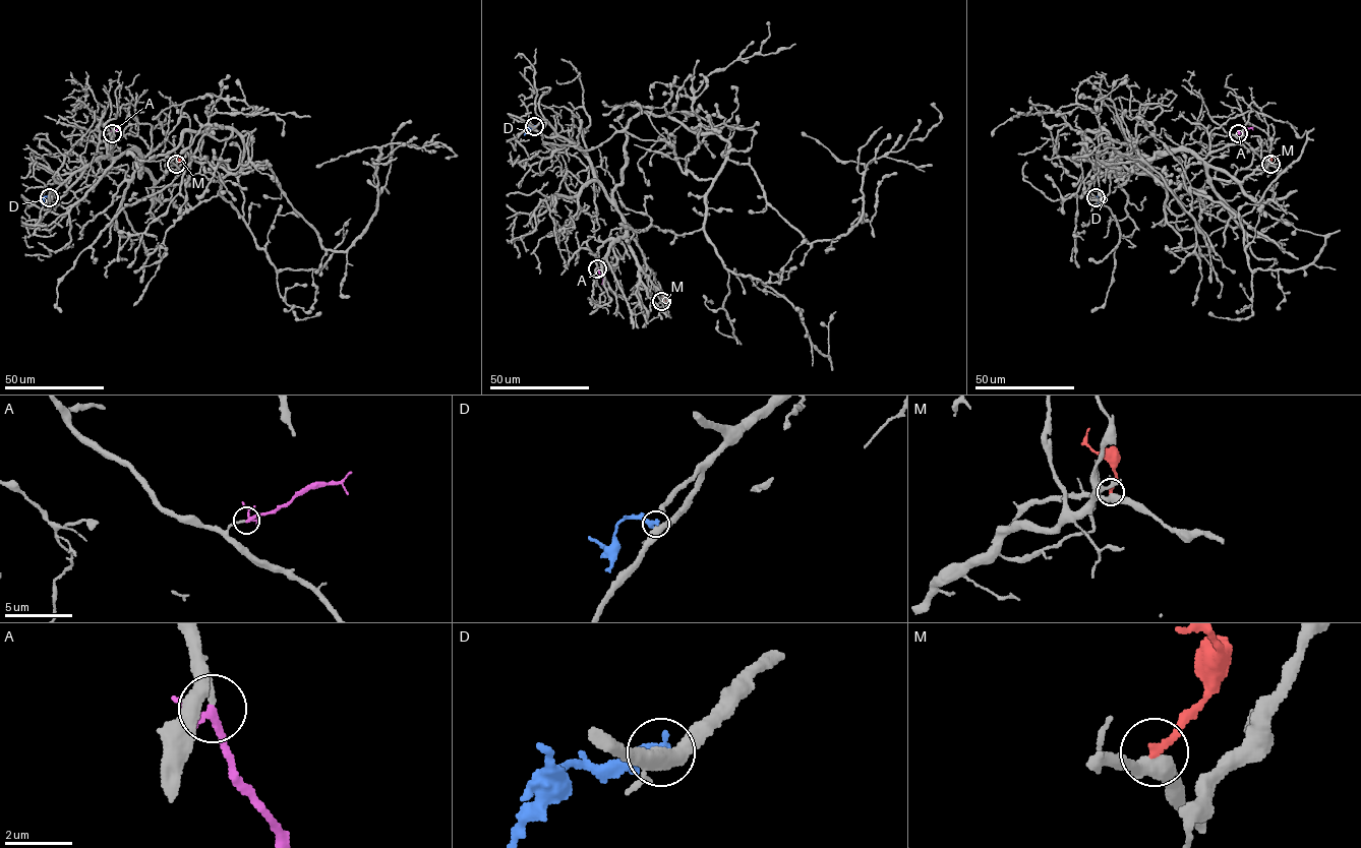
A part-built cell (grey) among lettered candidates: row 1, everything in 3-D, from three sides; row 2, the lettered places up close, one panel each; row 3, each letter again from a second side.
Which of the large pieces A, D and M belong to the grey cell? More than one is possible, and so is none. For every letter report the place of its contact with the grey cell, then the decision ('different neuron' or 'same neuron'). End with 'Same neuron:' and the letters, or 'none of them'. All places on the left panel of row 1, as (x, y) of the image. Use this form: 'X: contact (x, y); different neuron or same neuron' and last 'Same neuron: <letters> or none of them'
A: contact (112, 133); same neuron
D: contact (49, 197); different neuron
M: contact (176, 164); different neuron
Same neuron: A

